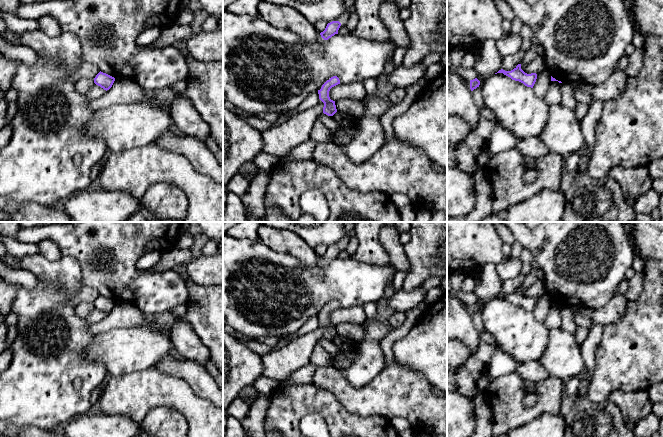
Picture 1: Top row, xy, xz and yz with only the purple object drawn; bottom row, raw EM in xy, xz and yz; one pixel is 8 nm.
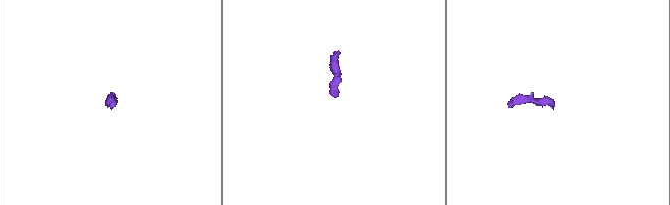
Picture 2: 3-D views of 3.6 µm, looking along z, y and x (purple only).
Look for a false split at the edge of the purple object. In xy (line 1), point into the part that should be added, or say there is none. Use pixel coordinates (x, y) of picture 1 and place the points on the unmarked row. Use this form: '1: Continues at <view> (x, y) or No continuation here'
1: No continuation here

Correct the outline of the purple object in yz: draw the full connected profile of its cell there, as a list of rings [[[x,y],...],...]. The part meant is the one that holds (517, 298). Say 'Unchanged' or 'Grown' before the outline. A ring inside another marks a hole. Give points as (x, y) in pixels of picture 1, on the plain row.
Unchanged. [[[518,288],[513,294],[505,295],[503,293],[499,294],[497,297],[503,297],[504,299],[510,301],[512,304],[519,305],[527,311],[533,312],[537,298],[531,297],[527,298],[521,293],[521,288]]]

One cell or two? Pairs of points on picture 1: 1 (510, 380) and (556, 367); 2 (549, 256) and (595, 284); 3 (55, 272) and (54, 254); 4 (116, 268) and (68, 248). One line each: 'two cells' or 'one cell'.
1: two cells
2: one cell
3: two cells
4: one cell

